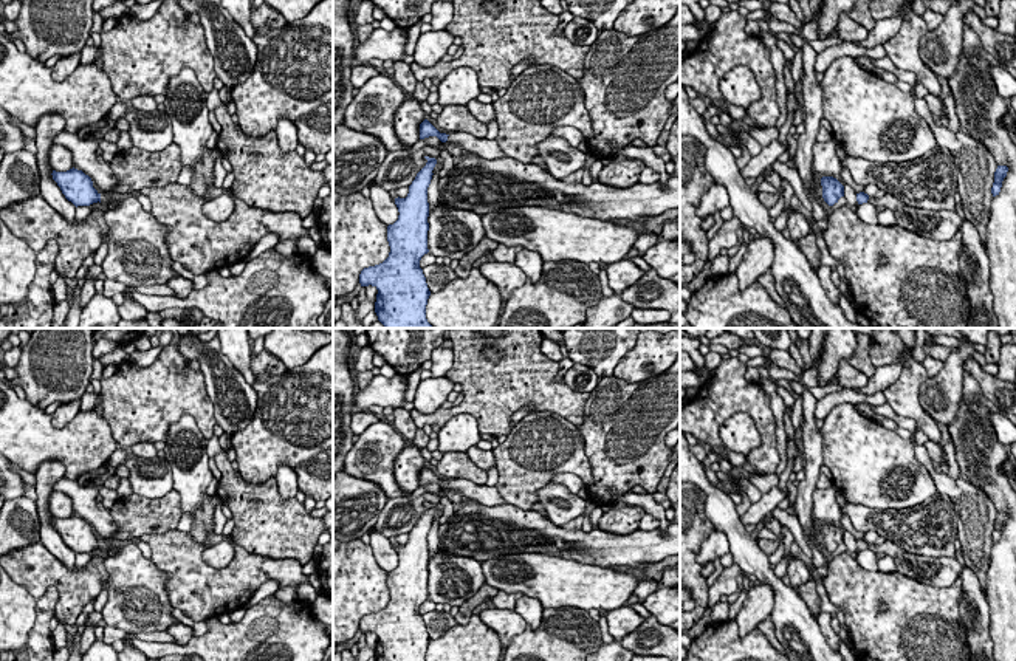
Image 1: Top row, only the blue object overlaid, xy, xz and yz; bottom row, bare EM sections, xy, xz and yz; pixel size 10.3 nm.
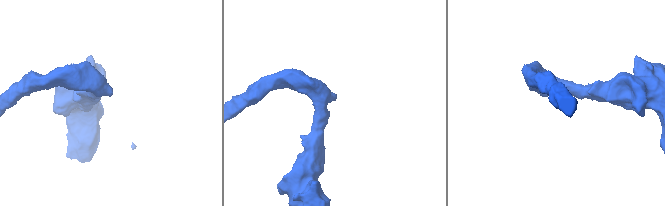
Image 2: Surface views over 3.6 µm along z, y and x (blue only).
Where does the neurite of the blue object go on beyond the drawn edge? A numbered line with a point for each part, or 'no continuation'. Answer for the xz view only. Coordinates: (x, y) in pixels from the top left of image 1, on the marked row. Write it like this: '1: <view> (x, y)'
1: xz (488, 149)

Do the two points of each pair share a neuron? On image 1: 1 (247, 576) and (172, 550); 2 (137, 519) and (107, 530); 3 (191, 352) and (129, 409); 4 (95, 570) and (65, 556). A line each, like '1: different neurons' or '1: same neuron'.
1: same neuron
2: different neurons
3: different neurons
4: different neurons

